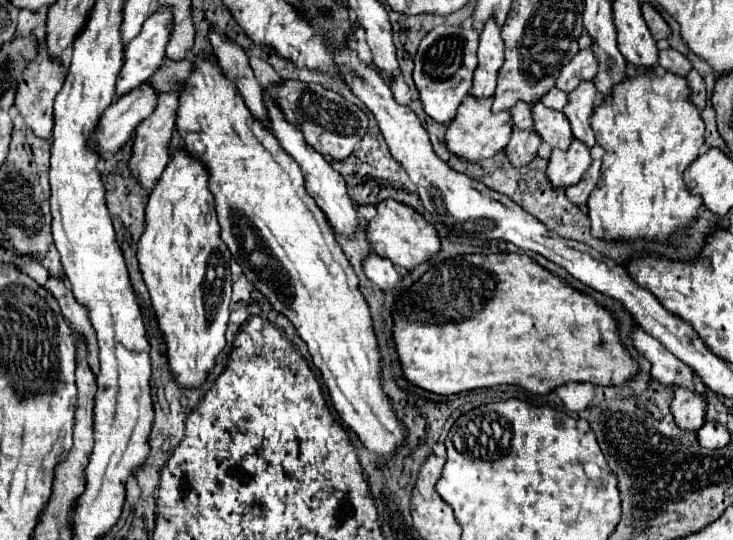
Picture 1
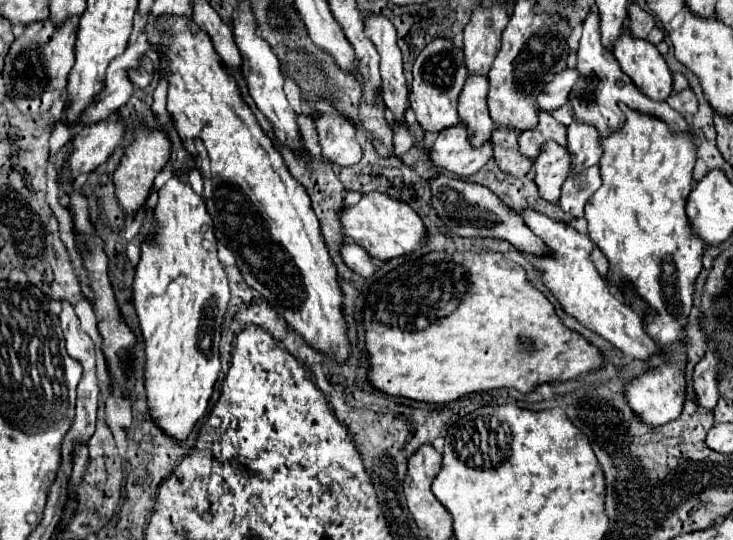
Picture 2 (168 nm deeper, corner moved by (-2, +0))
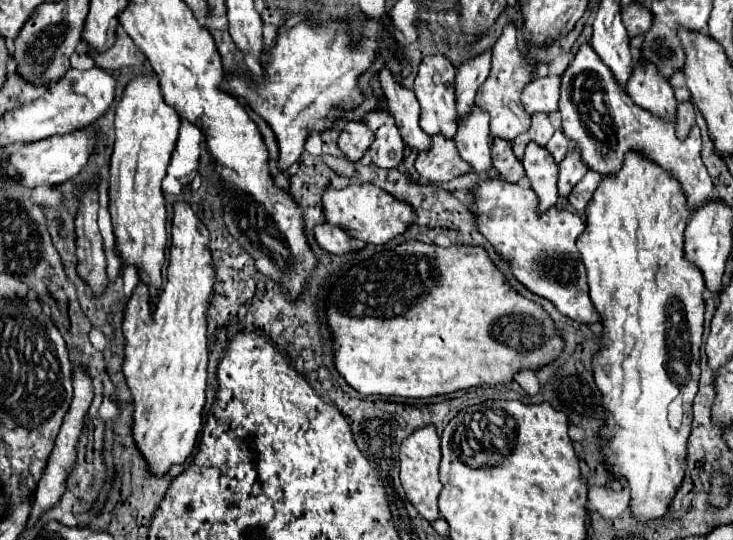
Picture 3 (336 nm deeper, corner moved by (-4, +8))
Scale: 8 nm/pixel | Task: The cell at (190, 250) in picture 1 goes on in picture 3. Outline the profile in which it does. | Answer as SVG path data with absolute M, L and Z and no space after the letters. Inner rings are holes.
M184 201L174 205L172 221L172 253L168 265L166 287L160 289L156 311L150 311L150 293L146 283L138 283L132 293L128 307L124 311L122 333L126 339L124 345L124 363L122 373L126 385L134 399L134 423L132 437L140 449L140 455L148 461L148 471L154 477L164 477L172 465L182 465L196 445L198 431L202 427L202 409L206 403L206 365L208 365L208 347L206 347L206 311L208 299L212 297L214 285L214 267L208 251L208 229L192 207Z

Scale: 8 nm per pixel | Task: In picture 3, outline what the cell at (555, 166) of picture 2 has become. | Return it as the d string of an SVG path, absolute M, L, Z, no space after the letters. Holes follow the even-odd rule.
M530 143L526 147L522 165L526 177L530 179L532 191L536 191L538 195L538 209L540 213L544 213L548 207L554 207L558 201L558 189L556 189L558 165L554 163L554 157L536 143Z

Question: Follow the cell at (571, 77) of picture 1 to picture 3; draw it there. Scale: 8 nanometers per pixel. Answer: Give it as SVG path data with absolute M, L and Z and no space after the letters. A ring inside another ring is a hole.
M542 77L530 81L522 91L522 107L528 115L558 111L560 97L560 77Z

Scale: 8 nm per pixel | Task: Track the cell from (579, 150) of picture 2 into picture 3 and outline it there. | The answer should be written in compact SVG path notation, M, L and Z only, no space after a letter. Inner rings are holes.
M570 149L568 155L566 155L566 159L560 163L560 171L558 171L558 195L560 197L568 197L568 193L572 193L572 189L584 177L586 171L588 169L580 161L578 151Z

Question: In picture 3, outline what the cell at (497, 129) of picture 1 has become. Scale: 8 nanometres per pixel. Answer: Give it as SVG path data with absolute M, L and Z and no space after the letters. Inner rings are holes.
M432 137L432 149L428 153L418 153L414 167L418 175L430 183L446 183L472 169L464 159L460 159L454 141L444 137Z

